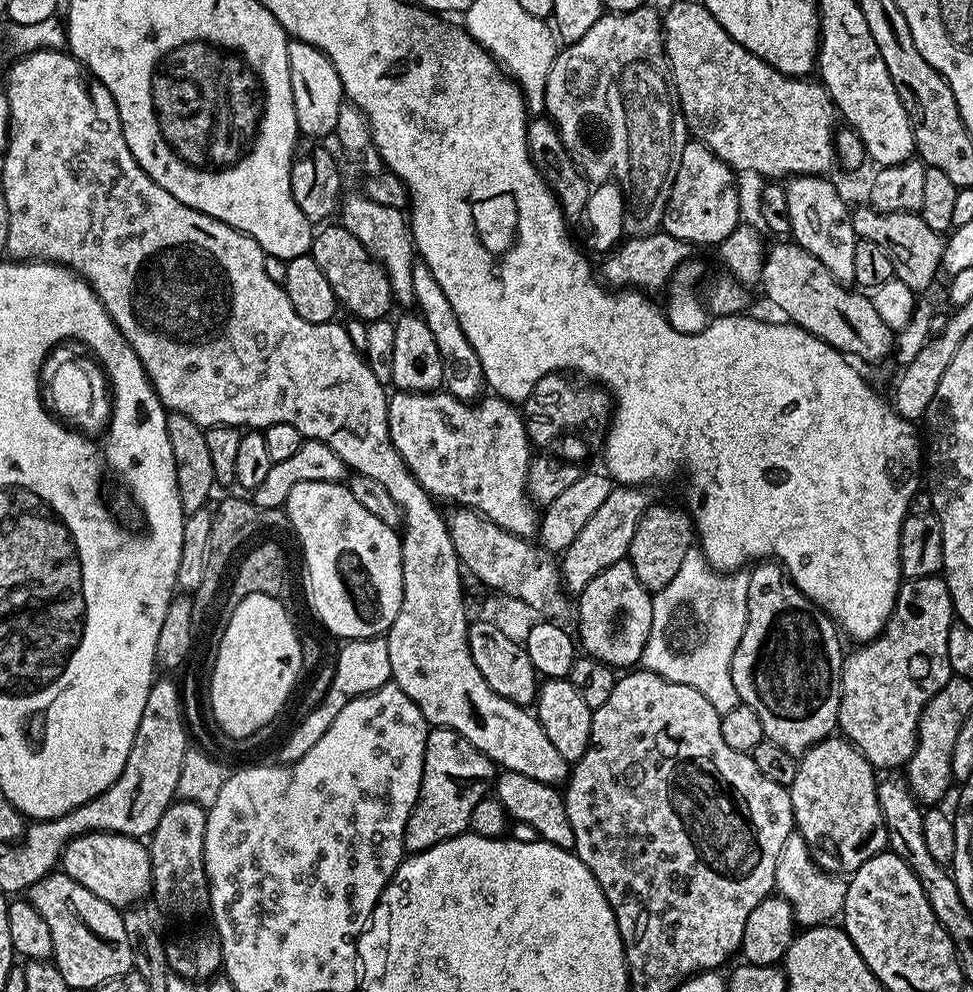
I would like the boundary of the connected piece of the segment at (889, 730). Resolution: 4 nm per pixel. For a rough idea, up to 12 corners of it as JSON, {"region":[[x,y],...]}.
{"region":[[943,575],[904,580],[840,671],[839,731],[907,765],[952,679]]}

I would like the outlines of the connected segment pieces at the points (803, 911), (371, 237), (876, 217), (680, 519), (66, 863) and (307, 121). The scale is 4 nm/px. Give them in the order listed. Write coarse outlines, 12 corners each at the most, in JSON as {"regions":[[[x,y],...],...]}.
{"regions":[[[793,830],[778,854],[775,891],[797,925],[844,911],[847,883],[816,865]],[[345,195],[338,220],[386,270],[393,301],[414,301],[405,213]],[[853,207],[857,237],[882,246],[920,294],[941,275],[945,237],[914,212]],[[649,503],[627,559],[649,593],[685,567],[694,544],[683,507]],[[76,836],[62,870],[115,908],[152,891],[147,843]],[[288,41],[294,114],[331,137],[346,100],[338,70],[310,42]]]}

